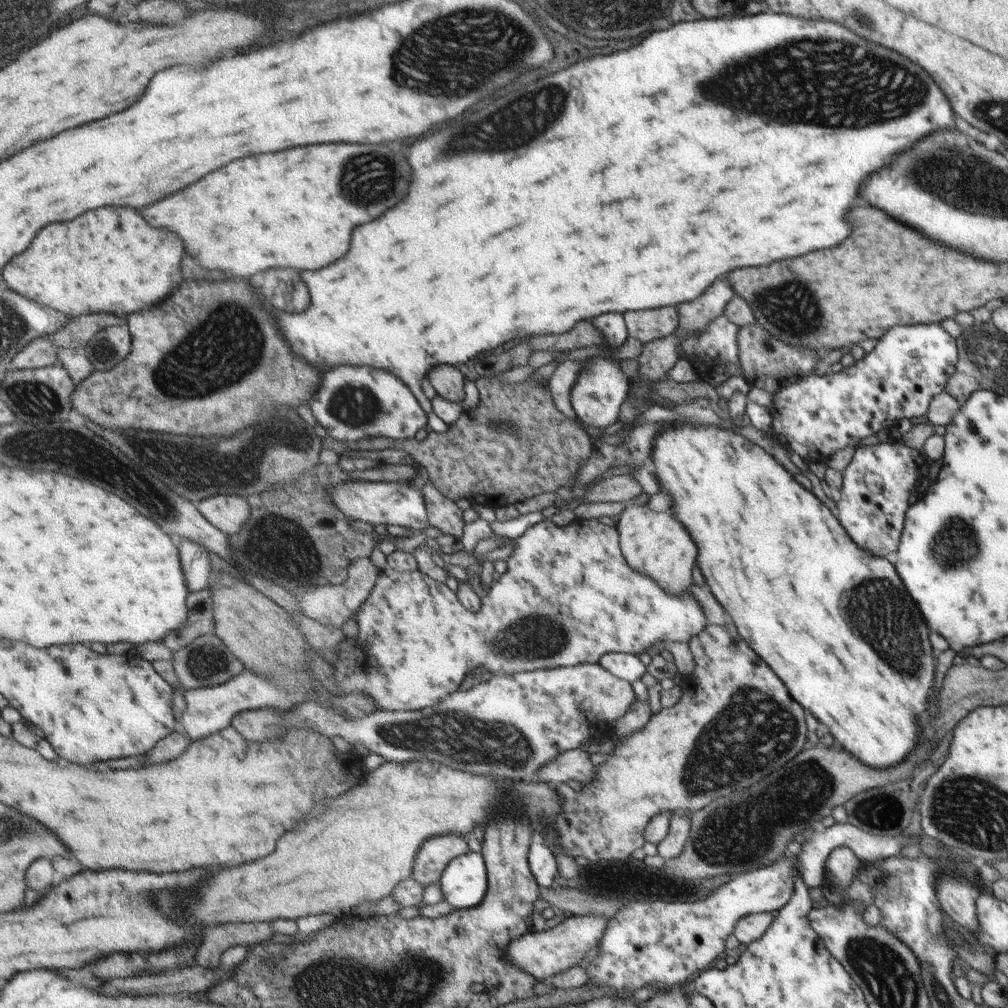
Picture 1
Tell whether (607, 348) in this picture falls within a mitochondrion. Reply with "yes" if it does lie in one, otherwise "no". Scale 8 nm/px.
no

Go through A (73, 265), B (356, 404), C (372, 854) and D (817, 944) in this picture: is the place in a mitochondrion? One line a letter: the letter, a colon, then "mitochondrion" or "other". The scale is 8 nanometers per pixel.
A: other
B: mitochondrion
C: mitochondrion
D: other

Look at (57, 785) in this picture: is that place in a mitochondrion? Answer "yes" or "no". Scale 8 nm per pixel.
no

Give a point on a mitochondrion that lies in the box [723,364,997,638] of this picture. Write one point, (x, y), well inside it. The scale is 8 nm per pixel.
(955, 546)

